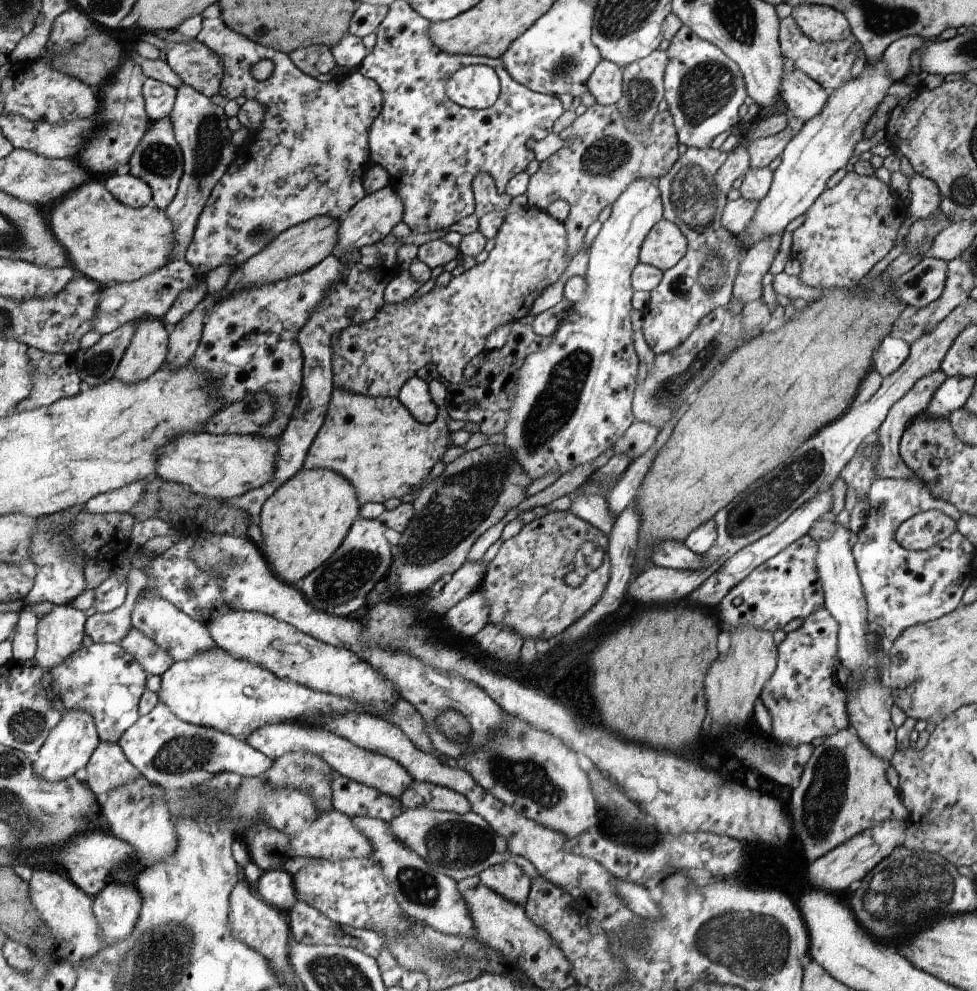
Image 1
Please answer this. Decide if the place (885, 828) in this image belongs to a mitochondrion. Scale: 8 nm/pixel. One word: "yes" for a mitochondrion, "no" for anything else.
no

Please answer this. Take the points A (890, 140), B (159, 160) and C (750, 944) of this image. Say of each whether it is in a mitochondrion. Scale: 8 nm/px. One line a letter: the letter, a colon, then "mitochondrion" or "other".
A: other
B: mitochondrion
C: mitochondrion

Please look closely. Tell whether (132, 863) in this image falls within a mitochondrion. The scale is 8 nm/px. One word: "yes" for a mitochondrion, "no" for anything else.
no

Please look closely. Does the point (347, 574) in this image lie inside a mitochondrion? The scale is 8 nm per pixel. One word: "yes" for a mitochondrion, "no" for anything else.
yes

